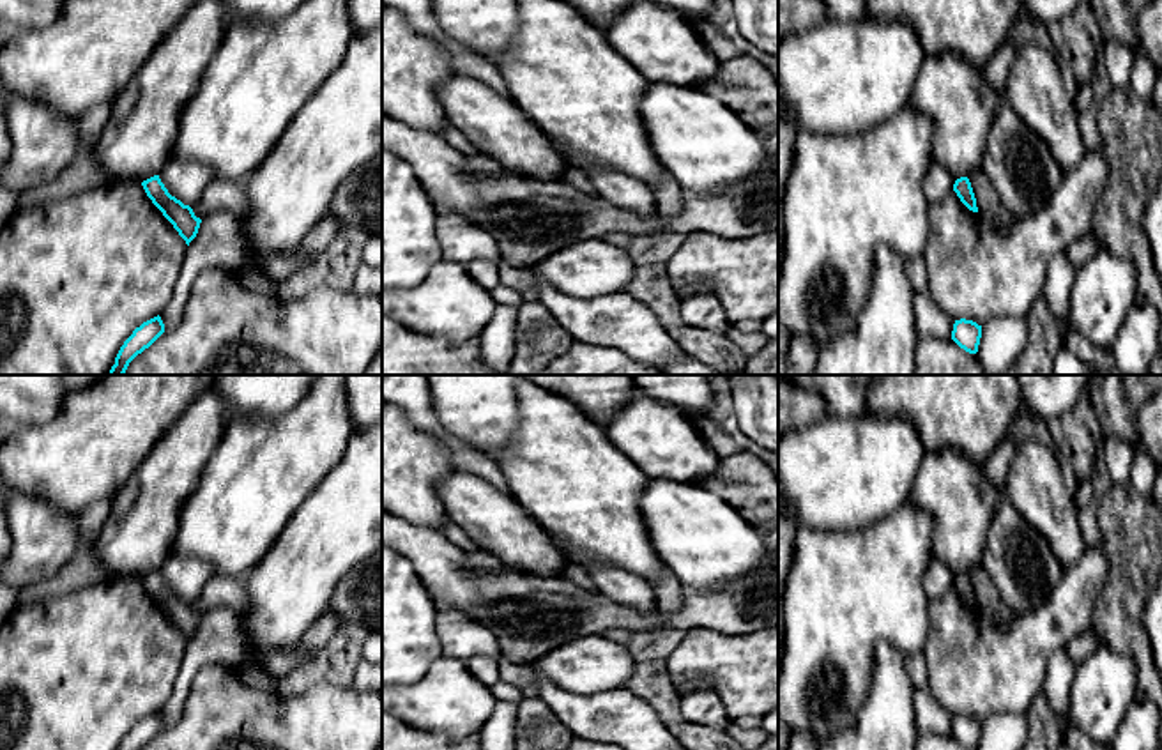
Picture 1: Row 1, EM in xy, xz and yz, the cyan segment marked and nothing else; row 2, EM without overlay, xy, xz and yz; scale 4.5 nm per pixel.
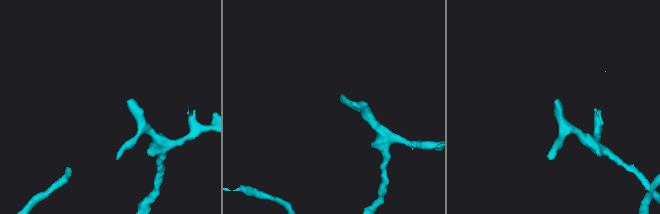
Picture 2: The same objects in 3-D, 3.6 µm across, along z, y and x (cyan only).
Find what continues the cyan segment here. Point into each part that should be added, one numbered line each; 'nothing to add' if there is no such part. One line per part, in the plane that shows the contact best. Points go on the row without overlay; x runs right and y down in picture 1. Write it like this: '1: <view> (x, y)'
nothing to add

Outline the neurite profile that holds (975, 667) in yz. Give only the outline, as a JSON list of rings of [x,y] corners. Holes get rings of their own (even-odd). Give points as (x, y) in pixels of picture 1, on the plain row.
[[[1104,543],[1061,571],[1054,591],[1029,612],[1012,612],[1006,628],[996,626],[980,608],[969,607],[955,587],[929,603],[929,639],[923,651],[932,697],[953,716],[983,722],[992,713],[1026,713],[1042,693],[1047,665],[1058,649],[1084,633],[1109,577]]]

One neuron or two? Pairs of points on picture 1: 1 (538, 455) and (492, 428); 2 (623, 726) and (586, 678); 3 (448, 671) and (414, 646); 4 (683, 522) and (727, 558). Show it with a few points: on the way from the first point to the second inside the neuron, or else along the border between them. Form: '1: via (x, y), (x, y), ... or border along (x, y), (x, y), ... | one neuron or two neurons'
1: border along (519, 398), (519, 428), (497, 462) | two neurons
2: border along (556, 683), (577, 692), (605, 692), (625, 687) | two neurons
3: border along (441, 655), (423, 676), (400, 683) | two neurons
4: via (694, 531), (706, 543), (717, 547) | one neuron

